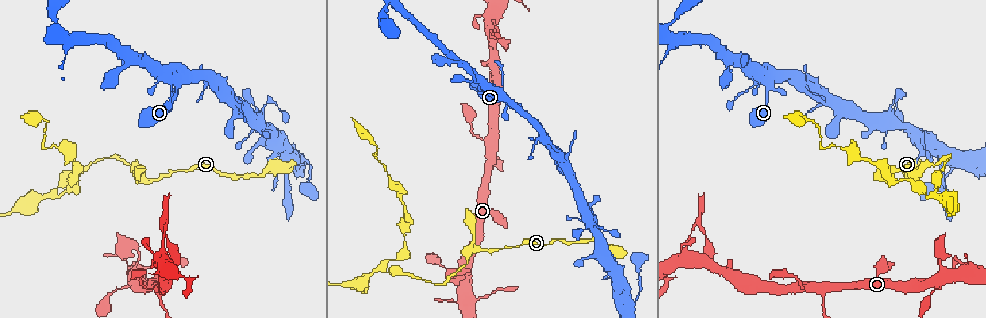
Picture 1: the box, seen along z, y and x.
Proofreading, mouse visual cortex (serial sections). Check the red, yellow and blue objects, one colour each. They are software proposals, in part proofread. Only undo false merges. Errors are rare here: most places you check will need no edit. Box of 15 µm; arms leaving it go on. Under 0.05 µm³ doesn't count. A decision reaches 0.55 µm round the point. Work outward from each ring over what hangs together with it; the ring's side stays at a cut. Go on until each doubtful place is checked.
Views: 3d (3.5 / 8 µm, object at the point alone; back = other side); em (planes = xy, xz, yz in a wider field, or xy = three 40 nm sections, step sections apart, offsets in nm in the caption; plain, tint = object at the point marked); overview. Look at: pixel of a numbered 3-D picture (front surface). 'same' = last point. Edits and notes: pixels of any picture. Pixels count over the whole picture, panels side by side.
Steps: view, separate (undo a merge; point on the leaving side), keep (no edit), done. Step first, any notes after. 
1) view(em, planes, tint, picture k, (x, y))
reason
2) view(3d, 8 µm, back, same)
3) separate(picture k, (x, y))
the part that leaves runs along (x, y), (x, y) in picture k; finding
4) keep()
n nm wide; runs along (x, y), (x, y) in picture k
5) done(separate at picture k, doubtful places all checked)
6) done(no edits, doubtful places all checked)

view(3d, 3.5 µm, picture 1, (932, 193))
small branch off a trunk

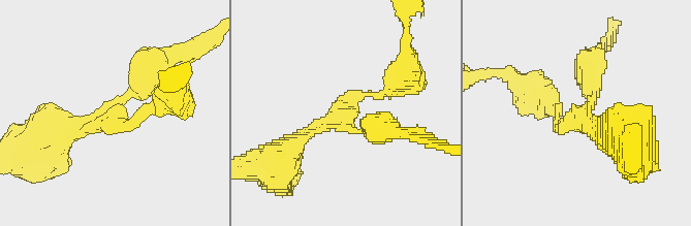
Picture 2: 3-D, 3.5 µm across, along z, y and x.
view(em, xy, step 2, tint, picture 2, (575, 115))
3 arms; arms of 150, 200, 400 nm; shape alone is not enough

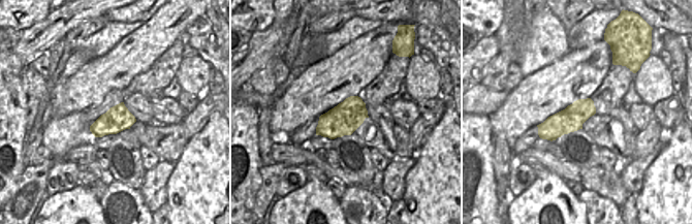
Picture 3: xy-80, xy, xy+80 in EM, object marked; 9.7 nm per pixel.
view(em, xy, step 1, tint, same)
another direction

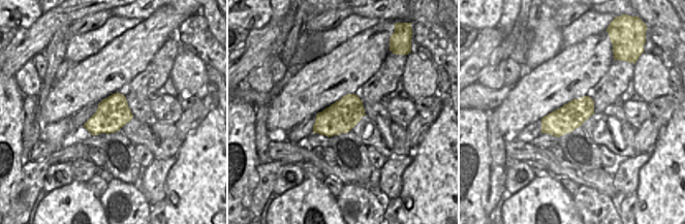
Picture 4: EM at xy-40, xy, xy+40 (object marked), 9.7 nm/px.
keep()
runs along (591, 65), (580, 116), (559, 122), (551, 100) in picture 2; one cell here

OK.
view(3d, 3.5 µm, picture 1, (164, 237))
calibre changes

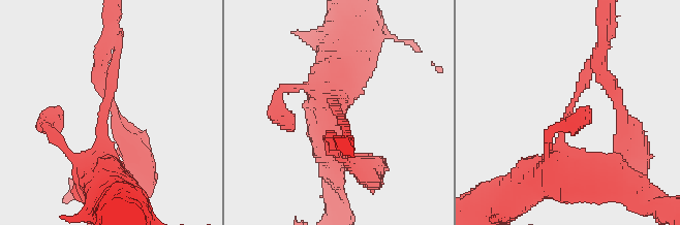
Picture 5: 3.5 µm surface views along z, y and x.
view(em, planes, tint, picture 5, (566, 110))
arms of 150, 450 nm; need the tissue

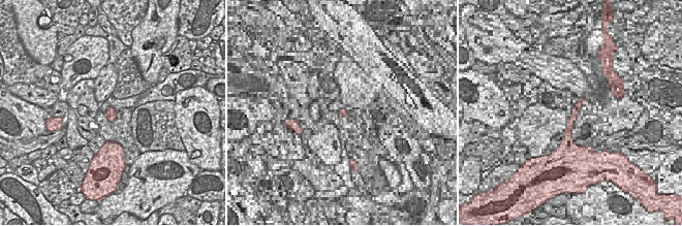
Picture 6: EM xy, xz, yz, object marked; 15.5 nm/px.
keep()
170 nm wide; runs along (575, 172), (561, 122), (598, 61) in picture 5; one cell here

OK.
view(em, xy, step 2, tint, picture 1, (165, 221))
branch point

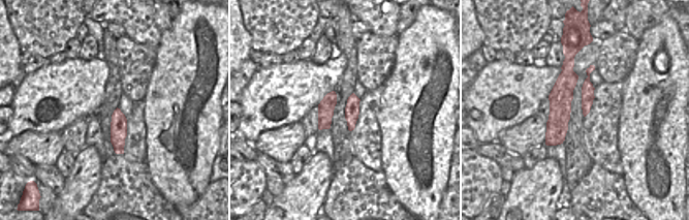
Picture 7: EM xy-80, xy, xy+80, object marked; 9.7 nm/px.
view(3d, 3.5 µm, same)

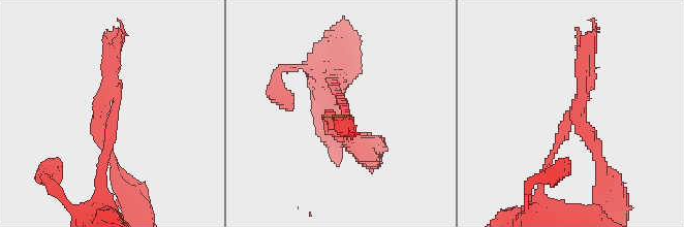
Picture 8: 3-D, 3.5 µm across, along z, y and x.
separate(picture 8, (346, 137))
the part that leaves runs along (574, 112), (601, 166), (607, 195) in picture 8; two cells meet here

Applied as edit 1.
done(separate at picture 8, doubtful places all checked)

